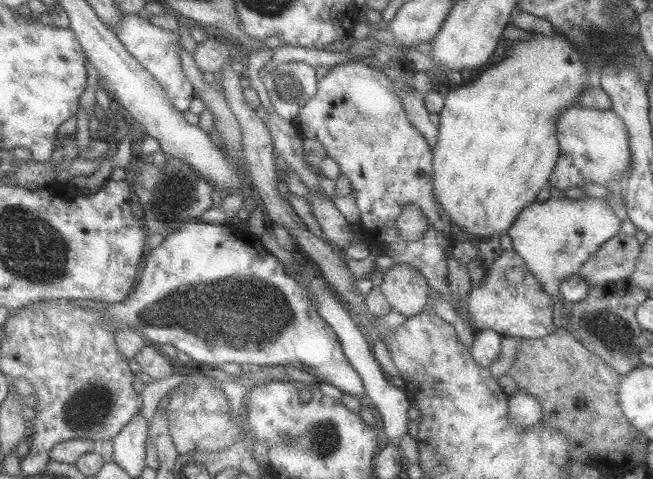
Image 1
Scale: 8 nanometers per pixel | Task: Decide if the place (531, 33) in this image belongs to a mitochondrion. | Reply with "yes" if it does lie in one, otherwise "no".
no

